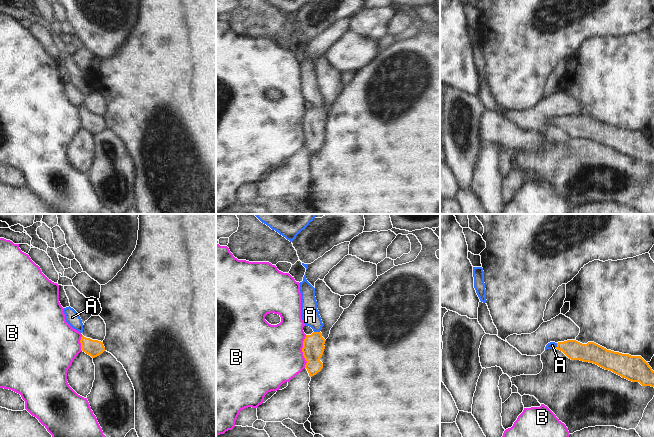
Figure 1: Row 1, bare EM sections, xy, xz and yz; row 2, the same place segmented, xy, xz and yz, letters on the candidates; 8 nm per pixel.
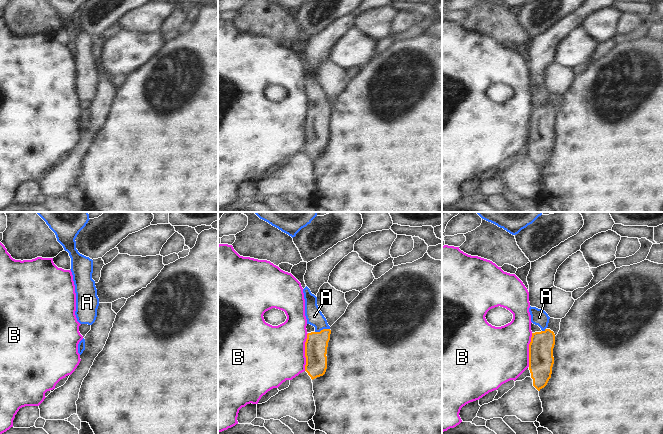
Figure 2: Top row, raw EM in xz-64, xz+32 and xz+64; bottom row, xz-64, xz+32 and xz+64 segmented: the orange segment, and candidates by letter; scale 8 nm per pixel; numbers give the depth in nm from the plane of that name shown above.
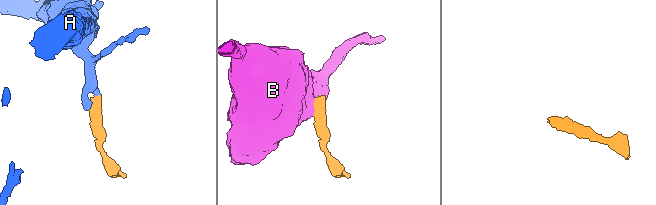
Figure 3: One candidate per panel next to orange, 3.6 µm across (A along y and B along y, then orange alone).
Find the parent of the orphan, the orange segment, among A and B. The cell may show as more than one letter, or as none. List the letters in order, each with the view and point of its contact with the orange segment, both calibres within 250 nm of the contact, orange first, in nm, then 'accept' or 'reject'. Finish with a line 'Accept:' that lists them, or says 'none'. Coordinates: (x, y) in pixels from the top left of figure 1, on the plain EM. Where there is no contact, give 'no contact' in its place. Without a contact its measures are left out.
A: contact xz (317, 108); calibres 180 and 140 nm; accept
B: contact xz (302, 127); calibres 180 and 480 nm; reject
Accept: A

